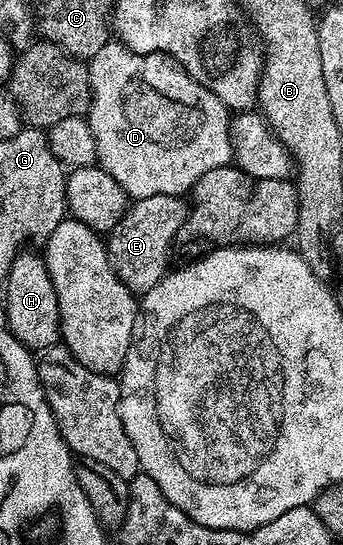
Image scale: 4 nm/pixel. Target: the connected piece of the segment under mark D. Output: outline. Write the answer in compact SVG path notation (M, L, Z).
M110 41L107 45L103 45L103 49L99 49L99 53L95 53L93 59L88 60L87 66L91 93L87 118L91 125L91 137L95 137L96 166L101 167L111 177L115 177L115 181L119 181L119 185L130 200L155 197L156 195L184 196L186 193L192 192L193 186L199 181L199 177L203 177L203 173L211 173L211 169L227 167L233 163L233 146L229 136L231 122L229 108L223 105L223 101L219 101L219 97L215 97L215 93L211 93L211 89L194 81L169 55L163 53L140 55L124 47L120 41Z

